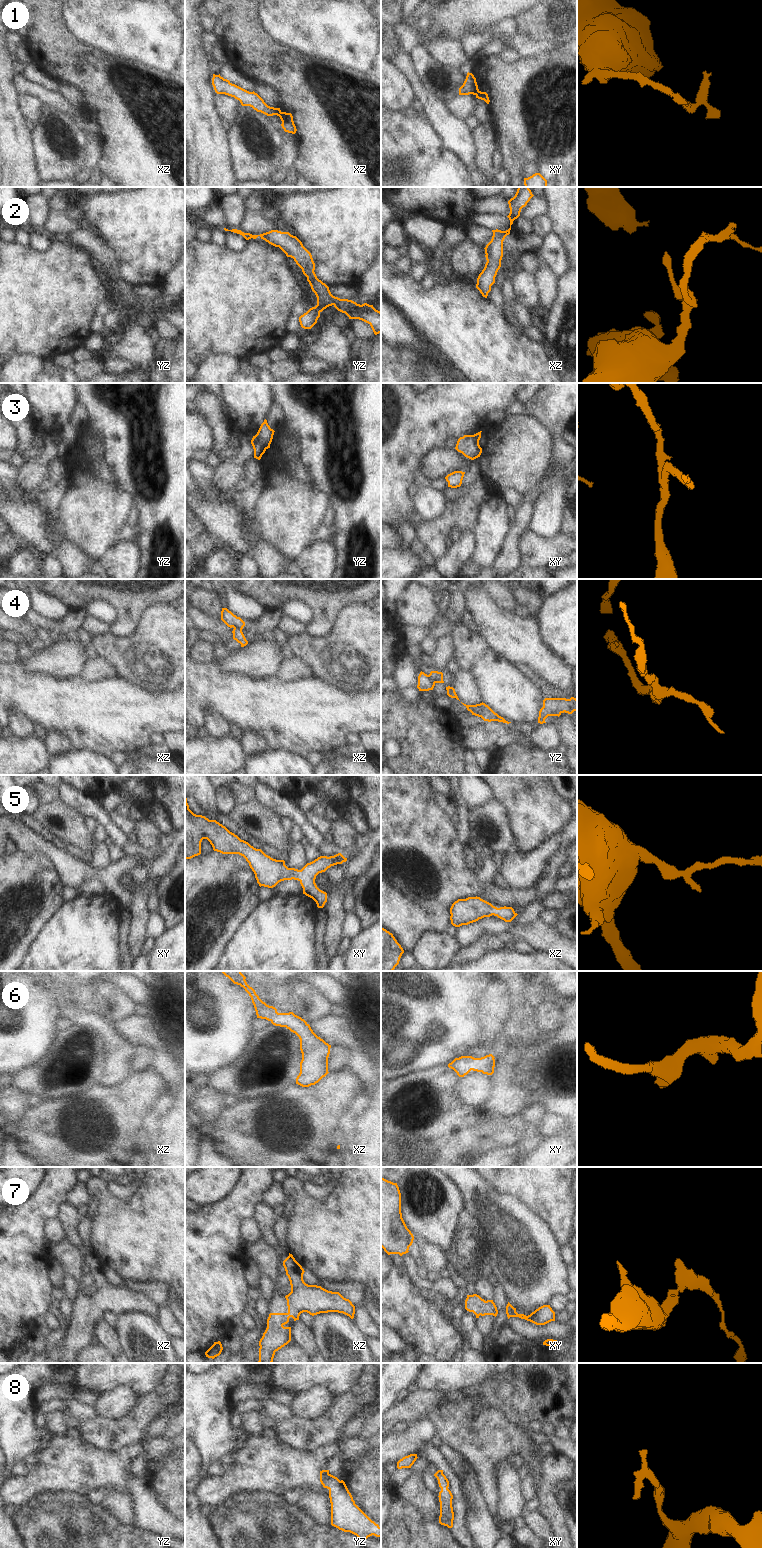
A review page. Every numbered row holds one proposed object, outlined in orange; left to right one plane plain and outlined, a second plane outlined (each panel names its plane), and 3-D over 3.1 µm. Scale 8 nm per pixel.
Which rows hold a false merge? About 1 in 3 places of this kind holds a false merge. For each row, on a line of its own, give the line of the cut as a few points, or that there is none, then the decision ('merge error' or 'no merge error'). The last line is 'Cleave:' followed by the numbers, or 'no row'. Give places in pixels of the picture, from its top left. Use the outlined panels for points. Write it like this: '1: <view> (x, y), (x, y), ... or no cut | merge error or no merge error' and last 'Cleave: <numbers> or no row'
1: xz (281, 112), (279, 116) | merge error
2: no cut | no merge error
3: yz (255, 435), (262, 443), (269, 446) | merge error
4: xz (234, 627), (241, 630) | merge error
5: no cut | no merge error
6: no cut | no merge error
7: no cut | no merge error
8: no cut | no merge error
Cleave: 1, 3, 4

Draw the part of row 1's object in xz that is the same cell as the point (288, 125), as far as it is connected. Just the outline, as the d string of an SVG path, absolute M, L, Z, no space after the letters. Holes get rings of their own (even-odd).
M281 112L280 119L282 121L282 128L285 132L295 134L297 129L293 121L293 116L291 113Z

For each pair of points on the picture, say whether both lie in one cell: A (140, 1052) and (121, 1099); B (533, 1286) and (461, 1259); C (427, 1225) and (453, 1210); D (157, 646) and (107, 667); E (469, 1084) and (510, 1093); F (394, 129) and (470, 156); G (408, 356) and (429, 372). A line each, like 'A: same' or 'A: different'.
A: different
B: different
C: same
D: different
E: different
F: different
G: same

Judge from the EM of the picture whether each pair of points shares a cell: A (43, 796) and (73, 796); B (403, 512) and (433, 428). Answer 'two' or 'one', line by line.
A: two
B: one

